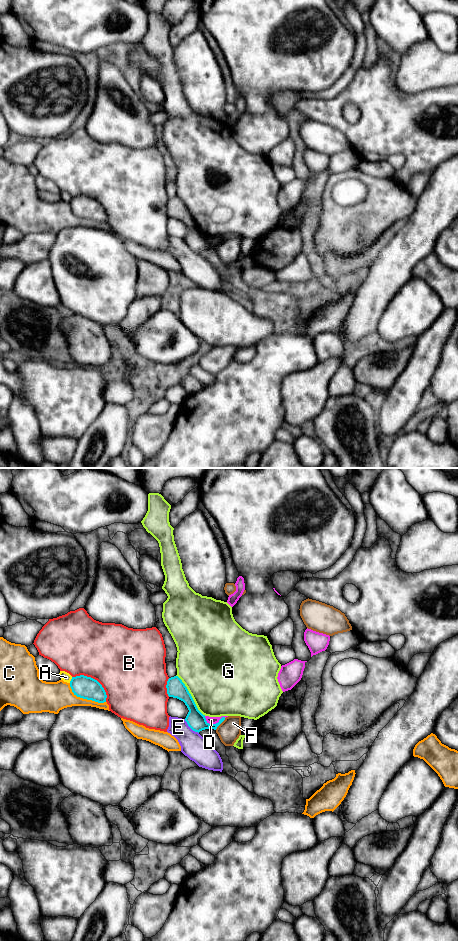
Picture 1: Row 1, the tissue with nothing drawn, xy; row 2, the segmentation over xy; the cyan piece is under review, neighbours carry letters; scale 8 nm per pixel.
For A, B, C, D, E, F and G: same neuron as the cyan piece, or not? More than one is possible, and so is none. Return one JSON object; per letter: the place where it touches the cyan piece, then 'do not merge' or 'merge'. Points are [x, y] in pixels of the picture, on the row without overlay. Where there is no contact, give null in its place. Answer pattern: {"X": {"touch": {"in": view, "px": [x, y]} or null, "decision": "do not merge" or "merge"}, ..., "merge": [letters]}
{"A": {"touch": {"in": "xy", "px": [71, 200]}, "decision": "do not merge"}, "B": {"touch": {"in": "xy", "px": [94, 199]}, "decision": "do not merge"}, "C": {"touch": {"in": "xy", "px": [85, 218]}, "decision": "do not merge"}, "D": {"touch": {"in": "xy", "px": [214, 244]}, "decision": "do not merge"}, "E": {"touch": {"in": "xy", "px": [190, 247]}, "decision": "do not merge"}, "F": {"touch": {"in": "xy", "px": [220, 243]}, "decision": "do not merge"}, "G": {"touch": {"in": "xy", "px": [191, 216]}, "decision": "do not merge"}, "merge": []}

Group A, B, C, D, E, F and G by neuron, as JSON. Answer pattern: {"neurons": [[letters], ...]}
{"neurons": [["A"], ["B"], ["C"], ["D"], ["E"], ["F"], ["G"]]}

